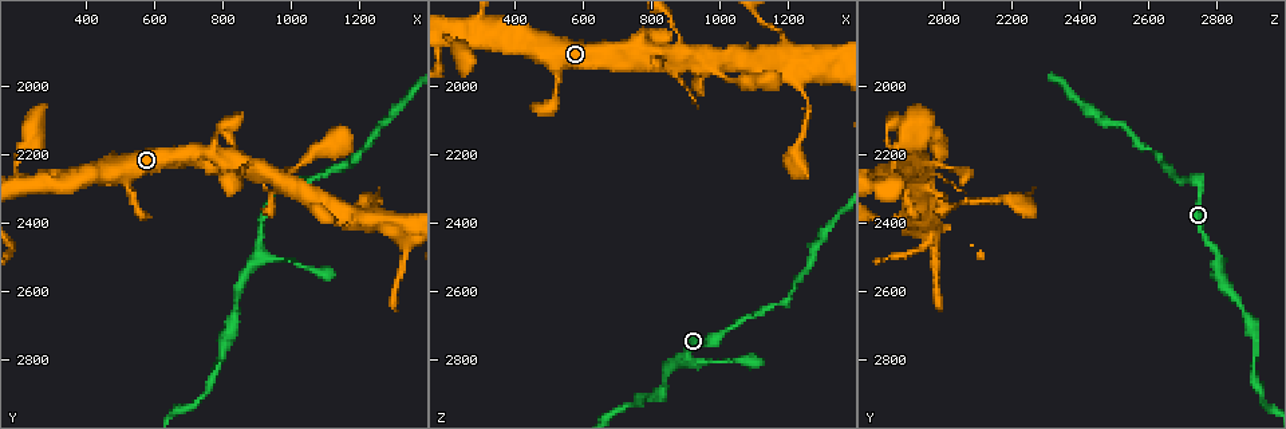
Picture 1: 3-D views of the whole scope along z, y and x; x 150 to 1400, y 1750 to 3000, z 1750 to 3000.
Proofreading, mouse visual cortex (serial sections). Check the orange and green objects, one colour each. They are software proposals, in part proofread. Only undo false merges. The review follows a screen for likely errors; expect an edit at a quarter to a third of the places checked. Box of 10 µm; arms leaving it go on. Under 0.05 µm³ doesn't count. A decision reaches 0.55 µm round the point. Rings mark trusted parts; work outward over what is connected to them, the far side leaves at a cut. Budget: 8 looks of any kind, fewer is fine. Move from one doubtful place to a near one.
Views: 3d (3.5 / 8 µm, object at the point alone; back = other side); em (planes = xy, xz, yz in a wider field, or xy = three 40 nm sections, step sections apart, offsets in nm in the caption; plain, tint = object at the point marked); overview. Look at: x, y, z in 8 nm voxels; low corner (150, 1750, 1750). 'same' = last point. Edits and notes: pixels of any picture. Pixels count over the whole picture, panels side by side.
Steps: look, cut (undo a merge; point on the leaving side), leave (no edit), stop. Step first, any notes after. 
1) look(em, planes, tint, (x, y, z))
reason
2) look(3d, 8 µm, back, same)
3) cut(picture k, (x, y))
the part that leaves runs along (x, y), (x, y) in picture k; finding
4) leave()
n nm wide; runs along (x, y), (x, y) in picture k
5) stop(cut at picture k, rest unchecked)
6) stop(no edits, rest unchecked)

look(3d, 3.5 µm, (880, 2240, 1900))

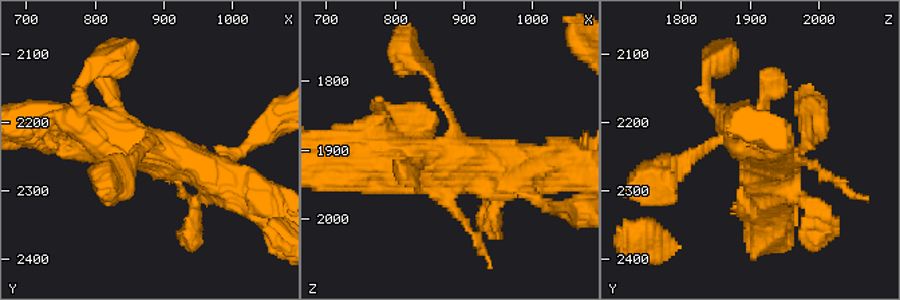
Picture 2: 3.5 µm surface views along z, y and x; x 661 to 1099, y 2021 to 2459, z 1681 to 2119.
look(em, xy, step 1, tint, (880, 2230, 1910))
now the EM

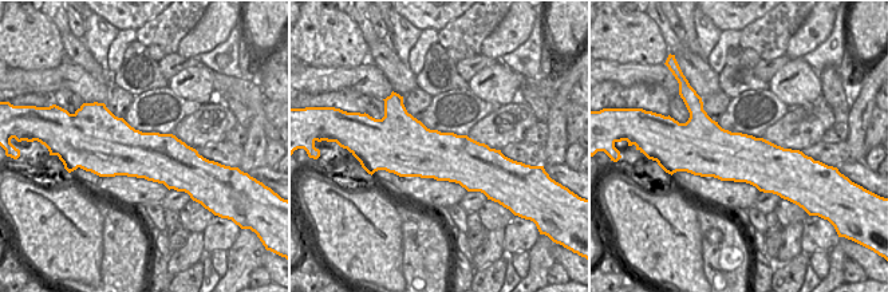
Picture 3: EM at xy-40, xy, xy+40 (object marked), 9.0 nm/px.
leave()
runs along (62, 125), (169, 149), (227, 182) in picture 2; all the same cell

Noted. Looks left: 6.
look(3d, 8 µm, (230, 2290, 1840))
abrupt turn

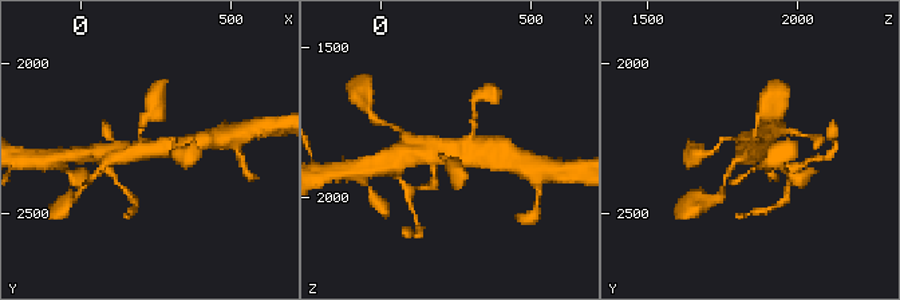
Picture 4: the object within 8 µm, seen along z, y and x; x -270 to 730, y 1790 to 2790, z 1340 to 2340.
look(em, xy, step 1, tint, same)
need the tissue

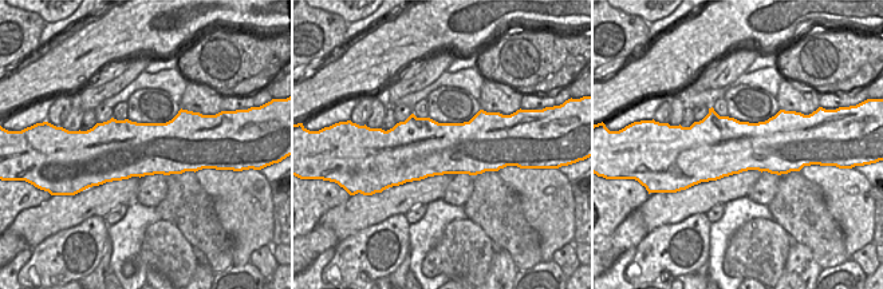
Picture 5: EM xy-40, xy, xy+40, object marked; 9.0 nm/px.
leave()
one cell here

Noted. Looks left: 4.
look(3d, 3.5 µm, (910, 2500, 2800))
abrupt turn

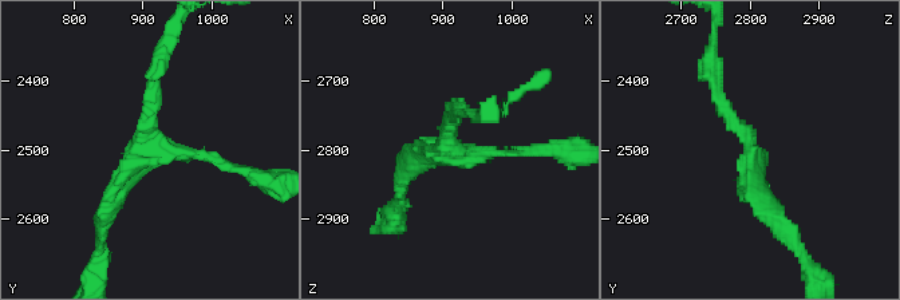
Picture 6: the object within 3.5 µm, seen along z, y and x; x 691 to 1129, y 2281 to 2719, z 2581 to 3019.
look(em, xy, step 1, tint, (915, 2495, 2800))

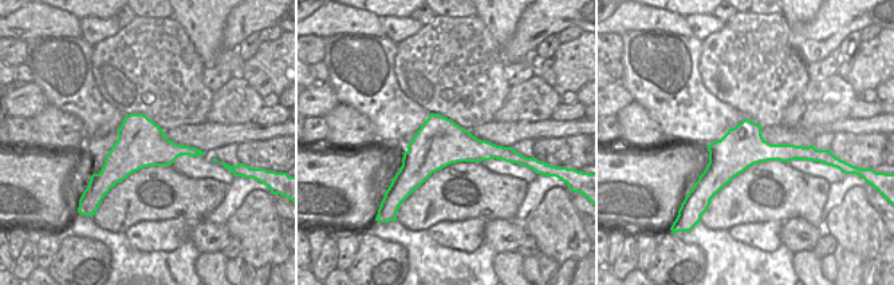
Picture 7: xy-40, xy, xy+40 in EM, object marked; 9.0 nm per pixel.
leave()
runs along (153, 74), (153, 147), (240, 168) in picture 6; all the same cell

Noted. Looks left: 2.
stop(no edits, rest unchecked)

